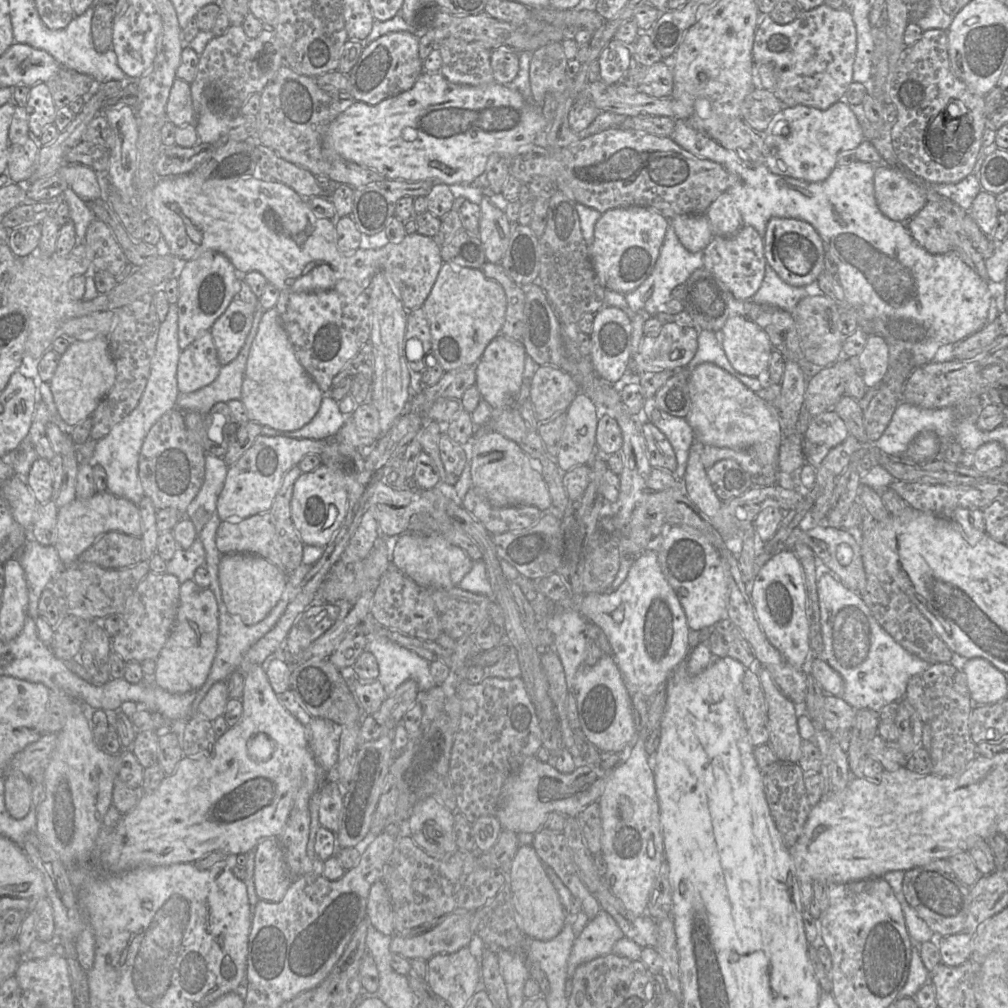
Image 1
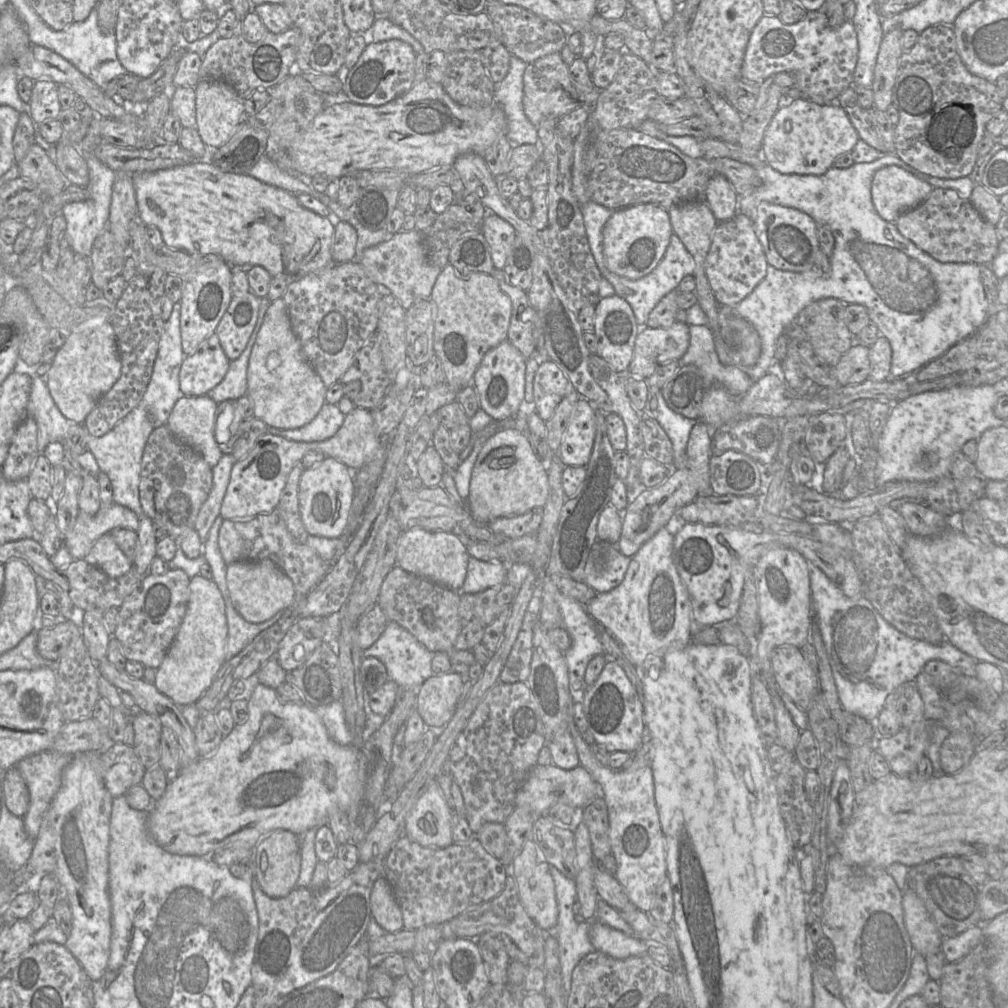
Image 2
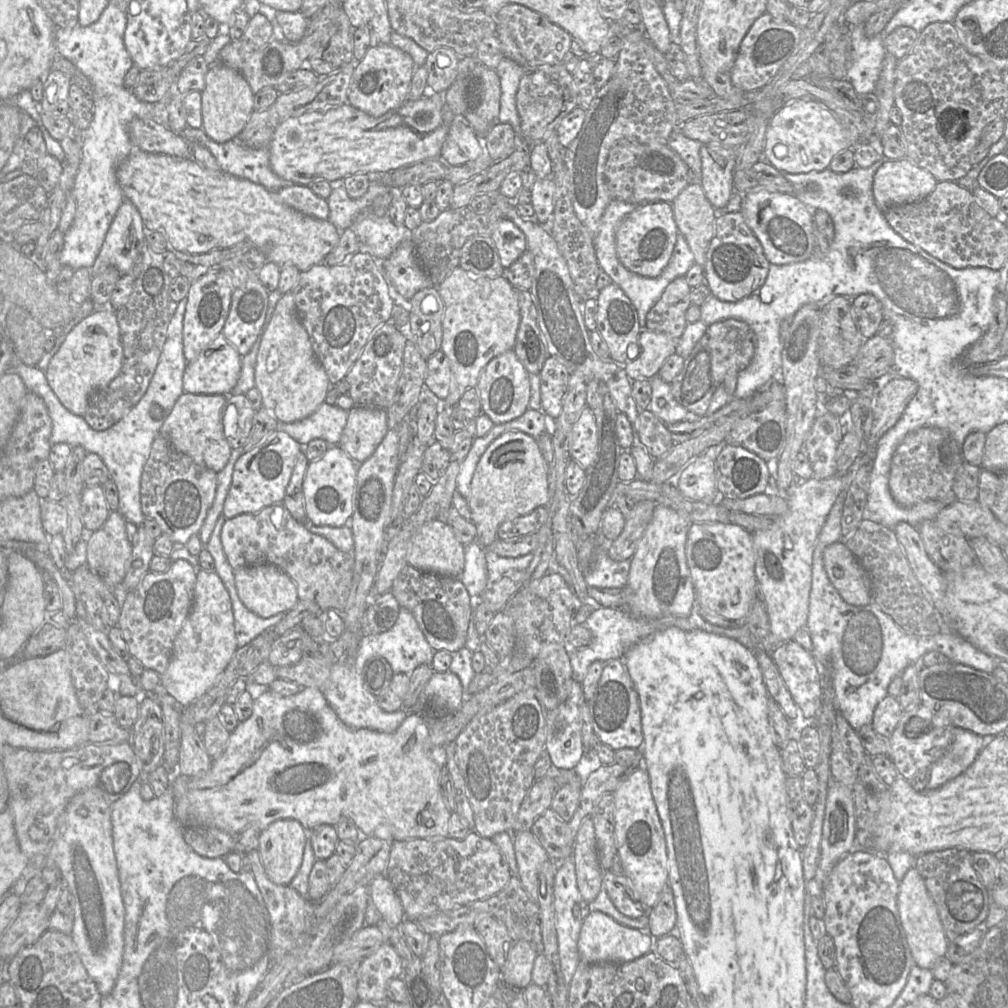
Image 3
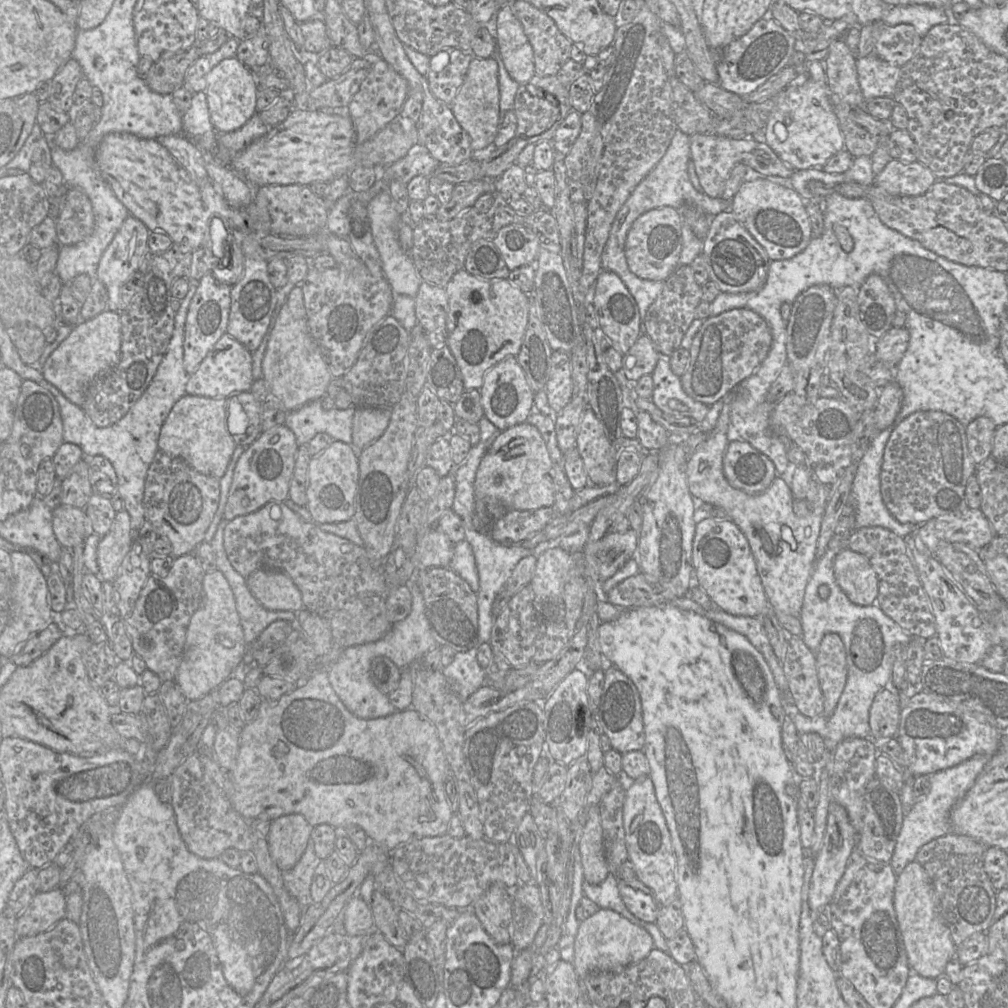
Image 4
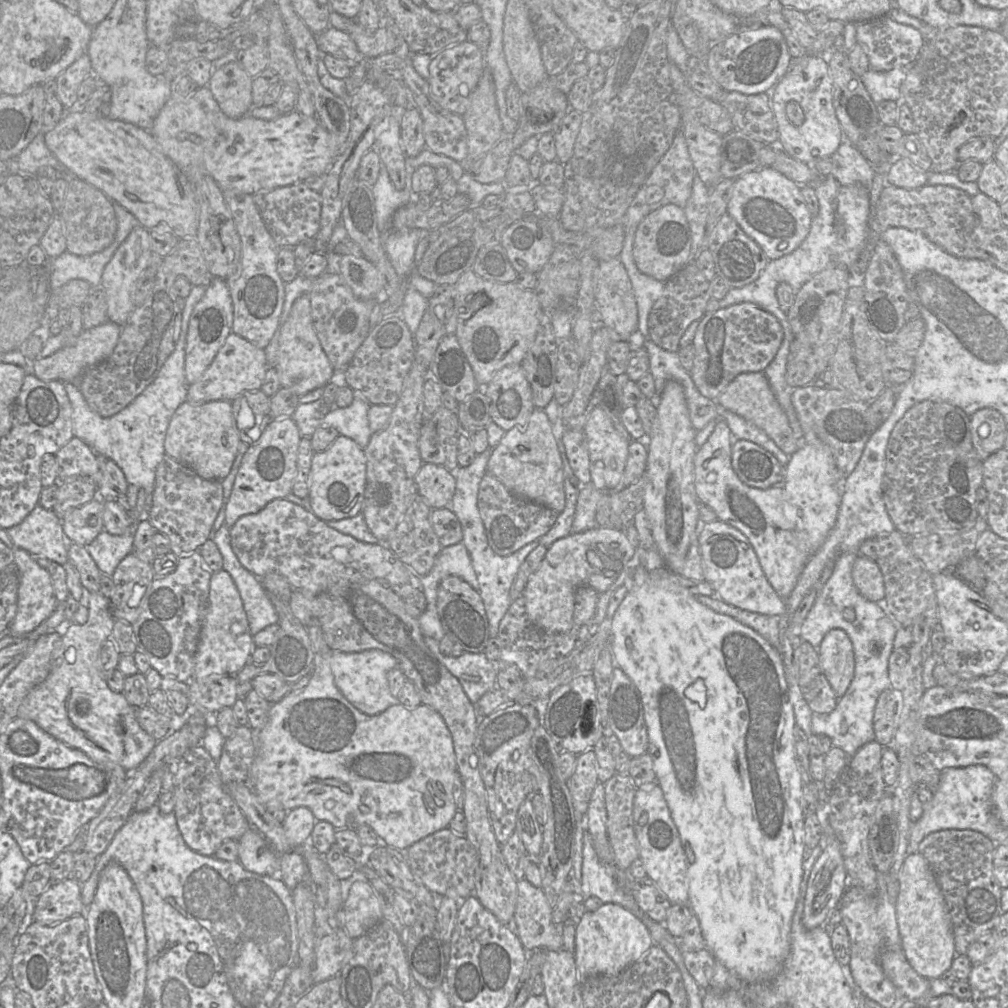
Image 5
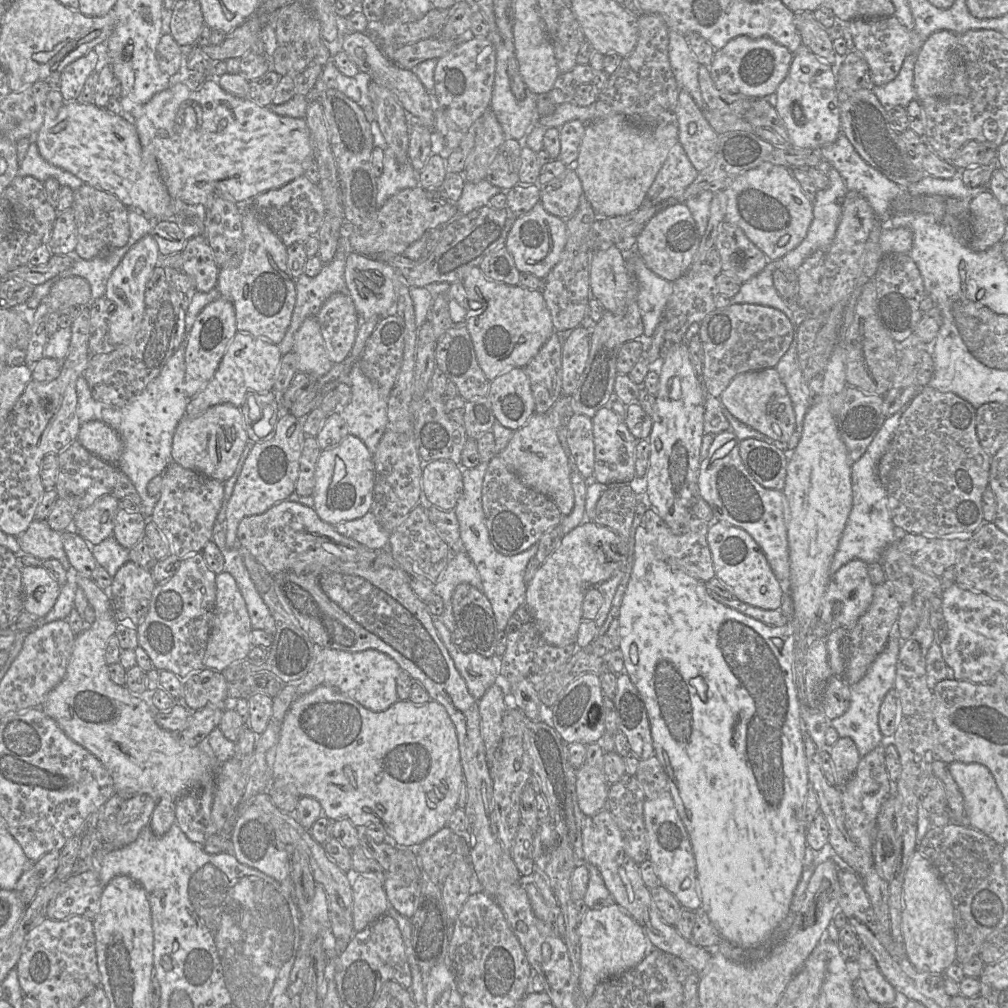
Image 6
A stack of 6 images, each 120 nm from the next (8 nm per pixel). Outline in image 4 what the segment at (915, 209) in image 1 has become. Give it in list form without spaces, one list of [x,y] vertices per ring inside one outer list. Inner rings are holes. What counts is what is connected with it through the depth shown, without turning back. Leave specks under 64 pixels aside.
[[[891,159],[875,176],[874,184],[891,195],[920,196],[936,182],[931,170],[920,162]]]

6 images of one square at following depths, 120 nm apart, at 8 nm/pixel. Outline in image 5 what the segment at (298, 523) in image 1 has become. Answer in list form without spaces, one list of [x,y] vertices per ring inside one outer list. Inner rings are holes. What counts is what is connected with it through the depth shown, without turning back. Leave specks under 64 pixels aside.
[[[339,435],[324,451],[315,452],[310,468],[308,499],[312,513],[323,521],[340,520],[361,513],[366,485],[366,456],[354,440]]]

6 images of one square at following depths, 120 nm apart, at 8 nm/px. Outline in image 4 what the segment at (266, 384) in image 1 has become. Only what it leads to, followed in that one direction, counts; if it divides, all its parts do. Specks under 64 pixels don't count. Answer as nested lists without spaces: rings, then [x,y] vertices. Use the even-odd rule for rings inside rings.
[[[296,285],[289,293],[270,333],[262,360],[262,378],[268,386],[269,396],[281,400],[288,412],[326,395],[332,375],[310,333],[300,285]]]

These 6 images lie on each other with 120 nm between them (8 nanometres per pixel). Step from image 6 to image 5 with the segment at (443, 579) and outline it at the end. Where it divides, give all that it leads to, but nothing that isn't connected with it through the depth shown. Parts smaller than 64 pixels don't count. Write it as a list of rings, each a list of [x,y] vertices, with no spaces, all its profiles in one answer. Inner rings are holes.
[[[463,542],[442,547],[430,572],[421,577],[422,592],[426,598],[425,616],[428,613],[429,598],[426,587],[432,586],[437,597],[440,582],[447,576],[457,576],[479,592],[479,583],[472,566],[470,555]]]

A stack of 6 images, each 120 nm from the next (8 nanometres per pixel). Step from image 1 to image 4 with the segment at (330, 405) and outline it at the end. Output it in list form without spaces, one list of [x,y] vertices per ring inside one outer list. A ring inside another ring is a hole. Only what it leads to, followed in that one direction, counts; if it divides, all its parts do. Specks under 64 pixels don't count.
[[[321,399],[288,412],[284,424],[292,430],[298,445],[307,445],[318,433],[352,444],[352,421],[356,406],[325,410]]]

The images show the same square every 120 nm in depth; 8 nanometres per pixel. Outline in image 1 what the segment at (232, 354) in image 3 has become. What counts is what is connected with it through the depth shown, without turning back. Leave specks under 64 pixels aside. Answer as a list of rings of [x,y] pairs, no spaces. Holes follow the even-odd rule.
[[[210,331],[202,332],[182,350],[178,361],[177,382],[180,393],[192,393],[211,384],[221,365]]]

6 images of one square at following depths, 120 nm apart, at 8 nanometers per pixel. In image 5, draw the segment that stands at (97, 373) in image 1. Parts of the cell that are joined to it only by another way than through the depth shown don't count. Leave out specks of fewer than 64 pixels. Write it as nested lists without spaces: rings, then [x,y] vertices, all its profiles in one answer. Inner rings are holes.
[[[111,321],[91,329],[84,329],[72,344],[63,346],[45,358],[31,363],[31,373],[42,381],[58,380],[63,383],[77,383],[84,371],[109,357],[118,342],[121,326]]]

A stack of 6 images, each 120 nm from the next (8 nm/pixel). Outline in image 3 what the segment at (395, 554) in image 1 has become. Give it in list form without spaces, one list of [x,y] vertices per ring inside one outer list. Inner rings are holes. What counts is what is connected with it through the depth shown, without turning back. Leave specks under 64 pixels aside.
[[[432,520],[421,526],[412,536],[407,552],[407,562],[418,570],[458,578],[465,564],[464,546],[457,540],[449,524]]]

